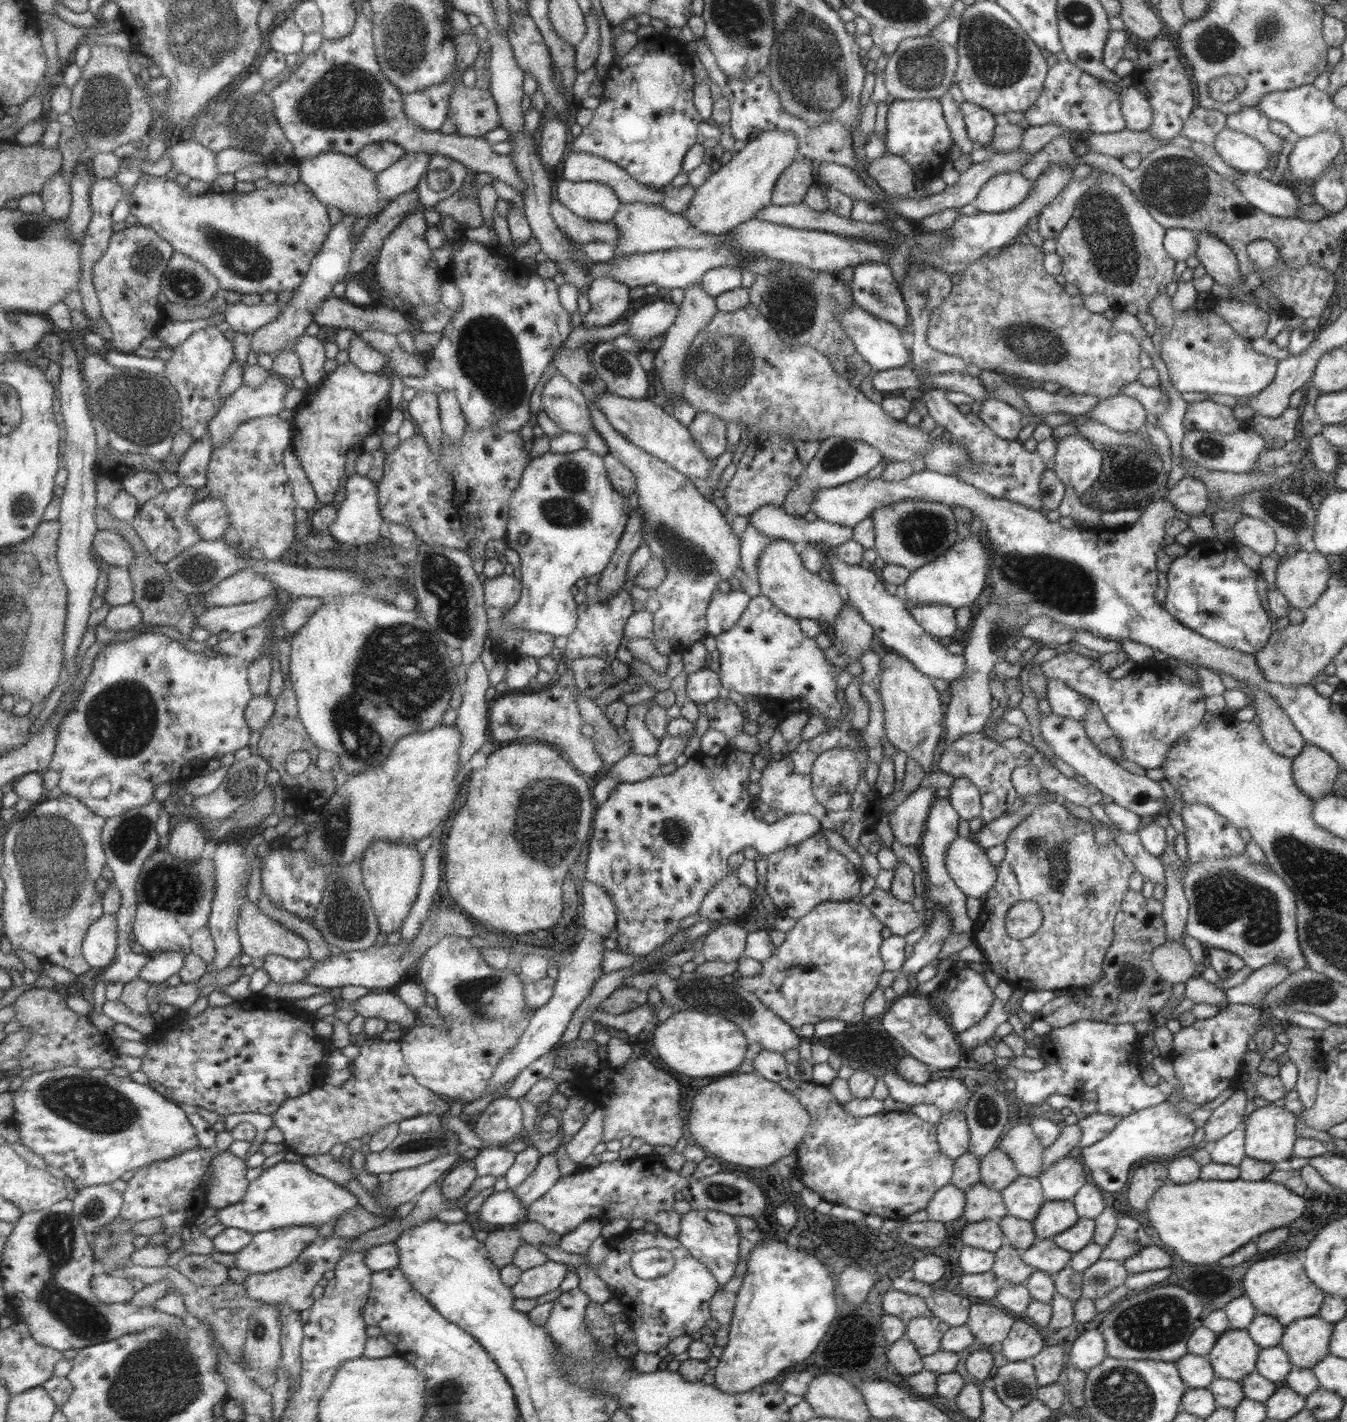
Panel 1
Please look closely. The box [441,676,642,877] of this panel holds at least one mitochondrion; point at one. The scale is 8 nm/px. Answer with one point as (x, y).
(548, 816)

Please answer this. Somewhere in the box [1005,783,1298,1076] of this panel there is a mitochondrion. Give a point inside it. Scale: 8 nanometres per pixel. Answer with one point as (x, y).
(1222, 898)

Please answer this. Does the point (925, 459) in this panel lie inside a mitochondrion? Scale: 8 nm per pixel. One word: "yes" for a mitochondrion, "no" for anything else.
no

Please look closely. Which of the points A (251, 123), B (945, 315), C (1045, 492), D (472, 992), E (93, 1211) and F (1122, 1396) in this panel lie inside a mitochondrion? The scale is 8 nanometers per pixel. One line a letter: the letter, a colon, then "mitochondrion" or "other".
A: mitochondrion
B: other
C: other
D: mitochondrion
E: mitochondrion
F: mitochondrion

